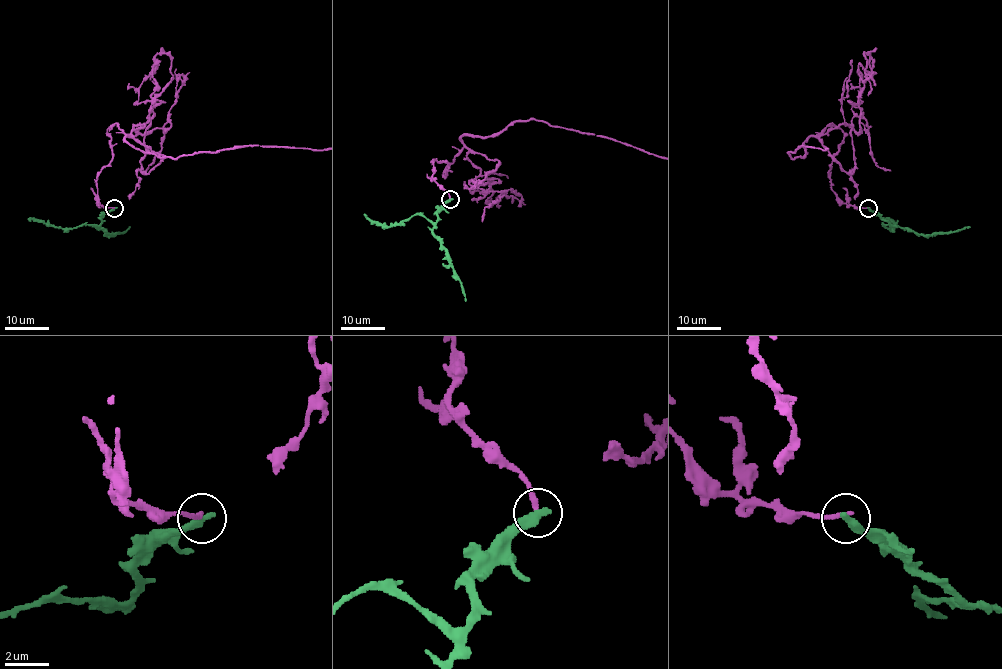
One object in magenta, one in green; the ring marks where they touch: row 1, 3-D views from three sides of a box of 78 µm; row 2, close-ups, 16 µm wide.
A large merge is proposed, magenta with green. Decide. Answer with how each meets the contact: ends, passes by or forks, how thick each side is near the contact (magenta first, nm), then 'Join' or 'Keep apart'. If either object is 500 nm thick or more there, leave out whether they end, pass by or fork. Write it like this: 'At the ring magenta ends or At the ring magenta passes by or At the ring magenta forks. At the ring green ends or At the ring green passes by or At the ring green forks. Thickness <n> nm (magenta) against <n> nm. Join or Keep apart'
At the ring magenta ends. At the ring green ends. Thickness 240 nm (magenta) against 440 nm. Keep apart

